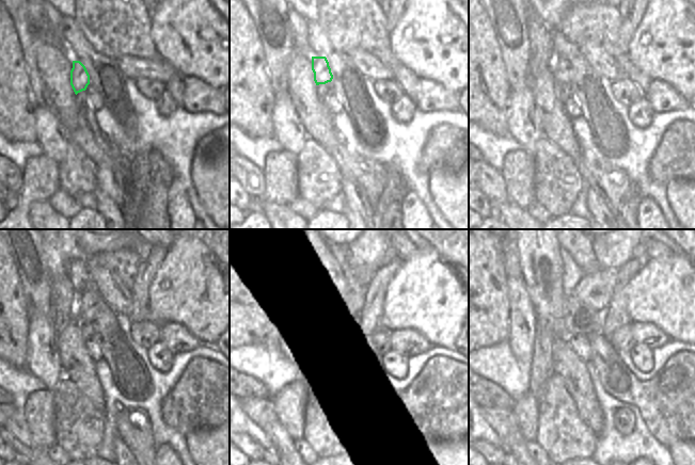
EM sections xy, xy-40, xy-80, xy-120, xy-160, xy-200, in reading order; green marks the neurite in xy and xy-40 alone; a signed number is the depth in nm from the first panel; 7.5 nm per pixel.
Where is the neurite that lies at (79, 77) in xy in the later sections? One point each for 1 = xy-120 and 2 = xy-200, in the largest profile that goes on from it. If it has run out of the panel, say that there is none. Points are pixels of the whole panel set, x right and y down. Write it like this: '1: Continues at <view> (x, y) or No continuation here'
1: Continues at xy-120 (89, 301)
2: Continues at xy-200 (602, 279)

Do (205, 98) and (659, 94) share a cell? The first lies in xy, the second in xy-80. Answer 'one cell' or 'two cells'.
one cell

